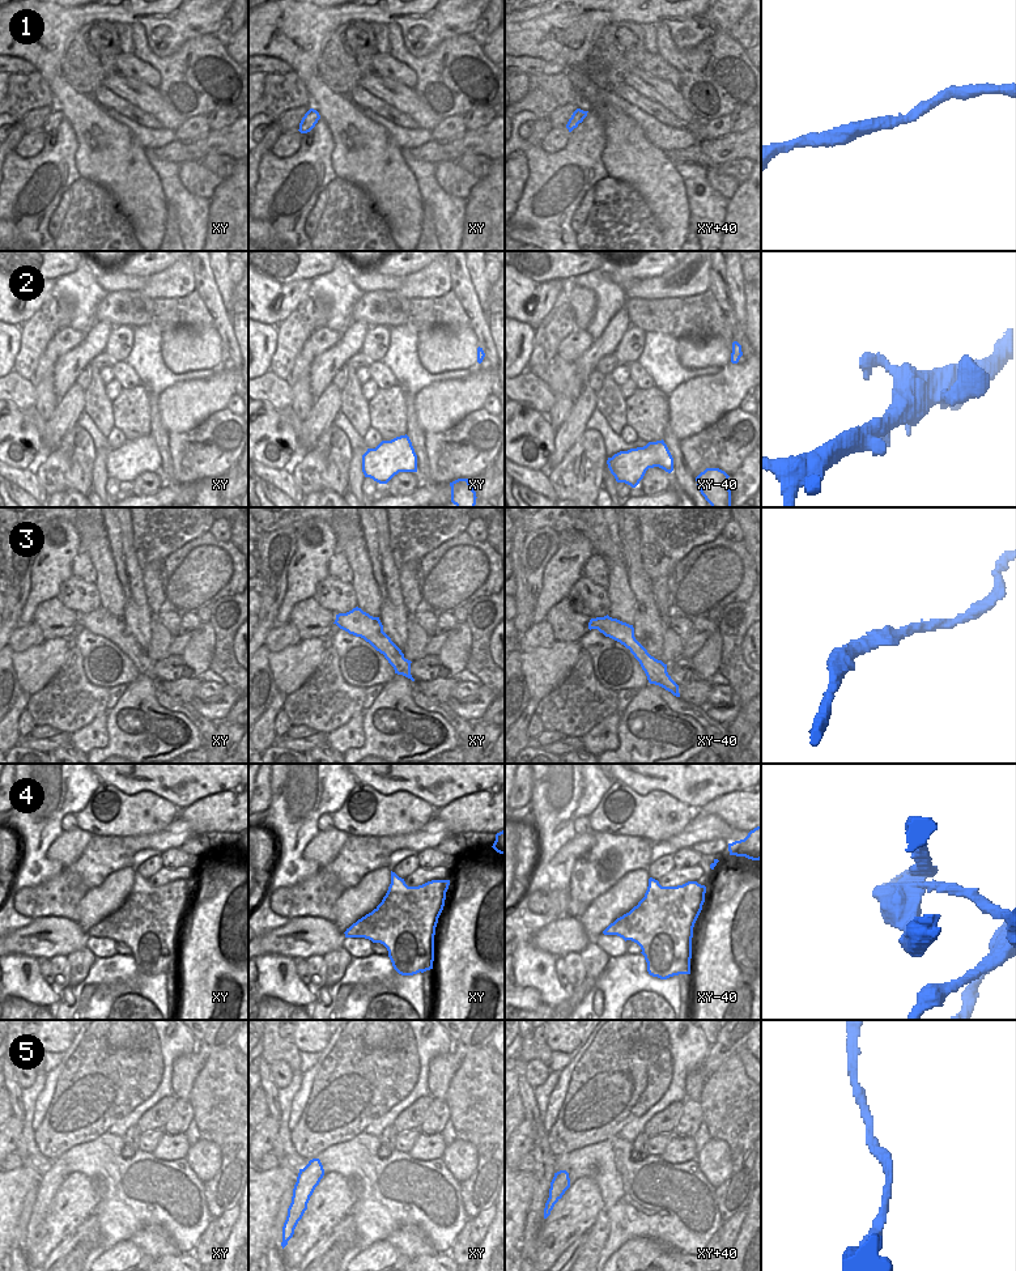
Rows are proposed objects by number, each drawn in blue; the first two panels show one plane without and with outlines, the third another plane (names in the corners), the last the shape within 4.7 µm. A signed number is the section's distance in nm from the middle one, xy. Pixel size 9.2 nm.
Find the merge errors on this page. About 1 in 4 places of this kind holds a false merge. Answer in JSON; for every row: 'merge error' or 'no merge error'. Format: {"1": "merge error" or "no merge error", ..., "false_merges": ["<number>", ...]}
{"1": "no merge error", "2": "no merge error", "3": "no merge error", "4": "merge error", "5": "no merge error", "false_merges": ["4"]}

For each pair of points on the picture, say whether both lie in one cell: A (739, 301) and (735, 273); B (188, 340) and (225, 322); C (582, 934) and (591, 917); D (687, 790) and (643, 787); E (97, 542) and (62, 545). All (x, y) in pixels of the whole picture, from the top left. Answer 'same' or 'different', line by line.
A: same
B: different
C: same
D: same
E: different

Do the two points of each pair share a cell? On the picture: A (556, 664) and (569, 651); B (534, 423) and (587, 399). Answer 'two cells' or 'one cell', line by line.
A: one cell
B: two cells

